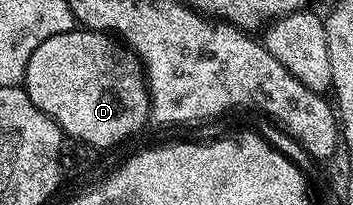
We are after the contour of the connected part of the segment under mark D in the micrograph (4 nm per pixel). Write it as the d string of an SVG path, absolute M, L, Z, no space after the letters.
M76 29L57 33L49 41L41 41L29 57L22 86L29 101L51 118L68 140L88 143L89 146L102 149L135 135L146 123L149 123L151 101L147 94L147 81L143 74L143 64L130 47L124 45L114 34L106 31Z

